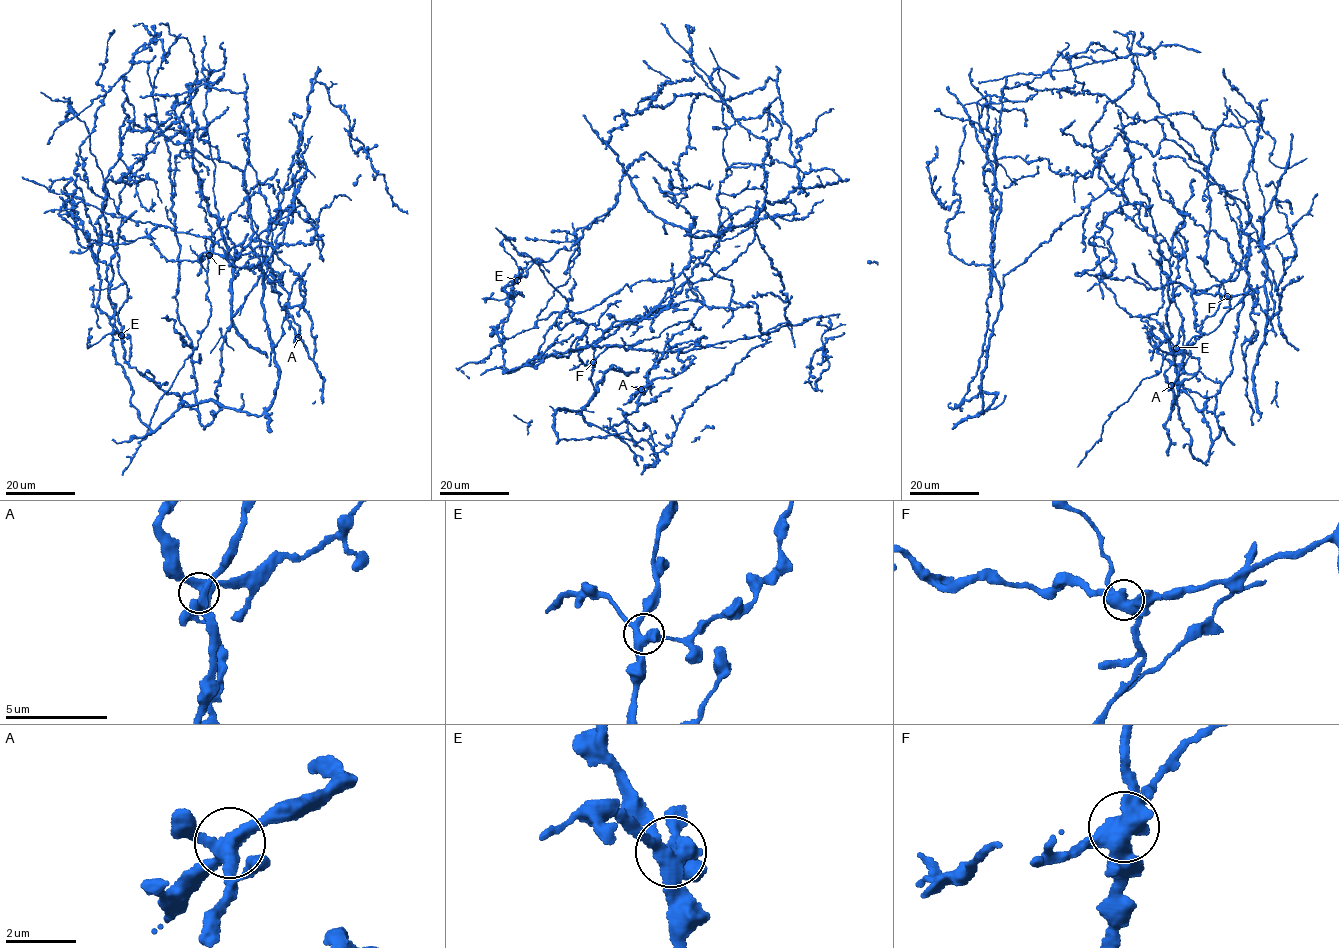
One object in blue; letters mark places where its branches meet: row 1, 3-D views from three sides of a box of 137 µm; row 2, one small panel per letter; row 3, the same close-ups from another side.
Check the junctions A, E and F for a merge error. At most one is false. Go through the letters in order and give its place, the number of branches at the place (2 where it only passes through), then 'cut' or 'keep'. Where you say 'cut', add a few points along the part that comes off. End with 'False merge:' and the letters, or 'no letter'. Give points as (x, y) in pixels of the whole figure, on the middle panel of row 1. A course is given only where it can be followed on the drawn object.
A: place (641, 389); branches 4; keep
E: place (517, 280); branches 4; keep
F: place (593, 362); branches 4; cut; course (593, 362), (584, 365), (578, 357), (587, 345), (587, 327), (572, 319), (567, 300), (538, 265), (495, 227)
False merge: F

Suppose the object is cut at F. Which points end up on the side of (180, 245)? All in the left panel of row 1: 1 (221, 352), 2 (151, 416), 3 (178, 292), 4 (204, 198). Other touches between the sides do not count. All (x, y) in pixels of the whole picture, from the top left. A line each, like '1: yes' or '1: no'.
1: yes
2: no
3: yes
4: yes

